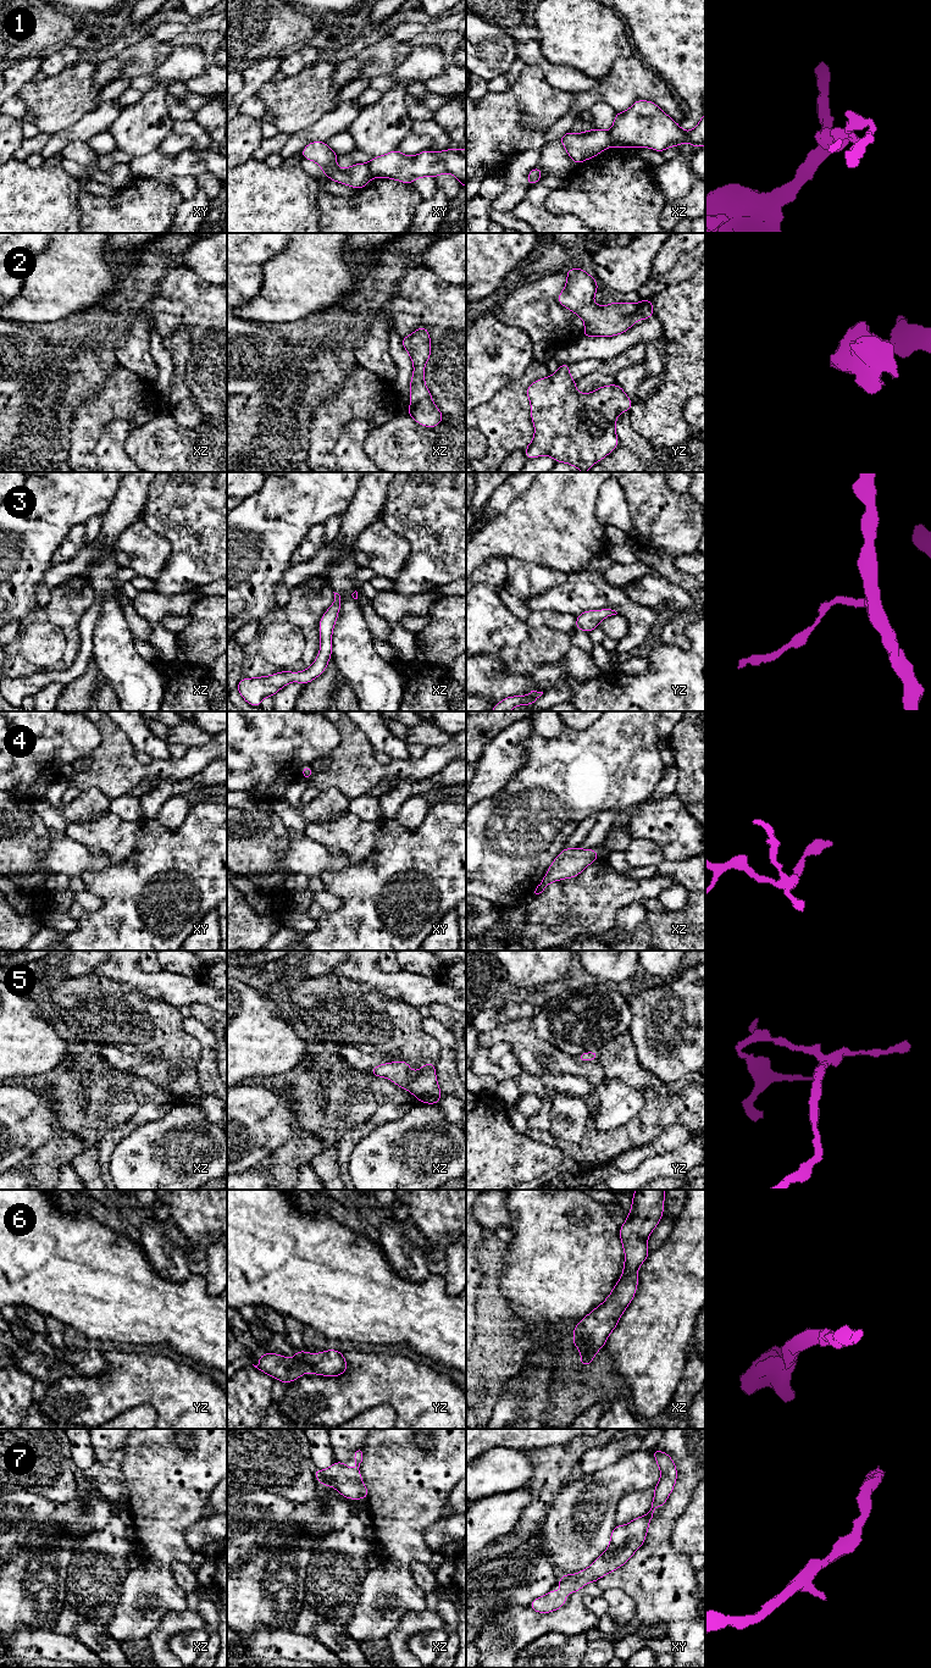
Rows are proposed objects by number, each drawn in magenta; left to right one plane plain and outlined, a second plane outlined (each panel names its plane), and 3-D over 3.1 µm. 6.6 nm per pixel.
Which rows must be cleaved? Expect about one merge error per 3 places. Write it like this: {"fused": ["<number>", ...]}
{"fused": ["1"]}

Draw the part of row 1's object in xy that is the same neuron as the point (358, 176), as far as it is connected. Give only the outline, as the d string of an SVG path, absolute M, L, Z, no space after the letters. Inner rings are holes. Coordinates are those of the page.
M327 142L309 143L303 149L301 157L318 164L329 179L356 189L365 188L372 178L367 164L355 164L345 170L336 166L334 162L339 156L328 148Z

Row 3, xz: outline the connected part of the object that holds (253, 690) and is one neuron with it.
M334 593L333 604L326 610L318 624L320 653L309 669L300 672L281 671L271 676L256 678L243 677L237 686L237 691L244 700L253 706L260 706L265 697L273 697L287 683L300 682L305 686L318 677L326 670L332 656L332 632L339 609L340 595Z

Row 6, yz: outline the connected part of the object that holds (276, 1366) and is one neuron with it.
M327 1350L311 1354L306 1351L295 1351L292 1359L277 1353L259 1354L260 1362L254 1365L259 1370L278 1379L284 1385L310 1371L315 1375L340 1376L348 1370L343 1352Z

